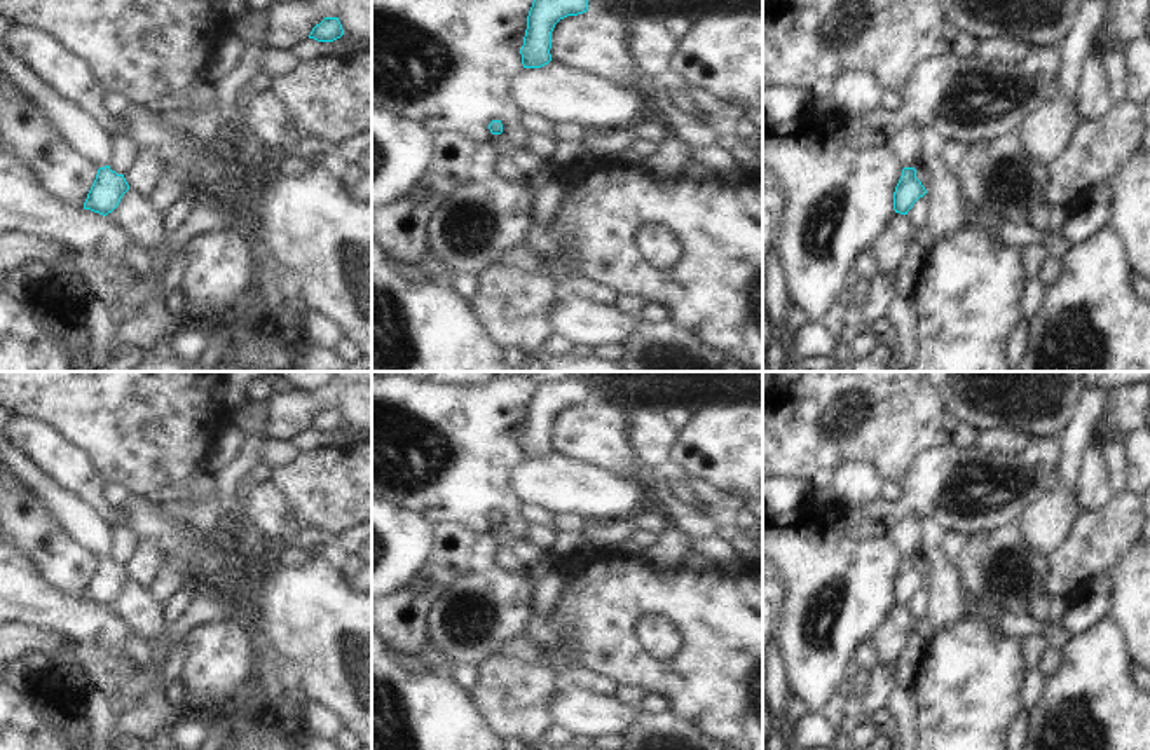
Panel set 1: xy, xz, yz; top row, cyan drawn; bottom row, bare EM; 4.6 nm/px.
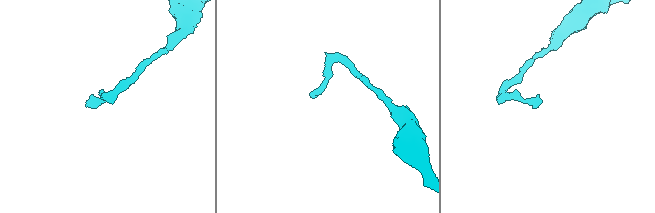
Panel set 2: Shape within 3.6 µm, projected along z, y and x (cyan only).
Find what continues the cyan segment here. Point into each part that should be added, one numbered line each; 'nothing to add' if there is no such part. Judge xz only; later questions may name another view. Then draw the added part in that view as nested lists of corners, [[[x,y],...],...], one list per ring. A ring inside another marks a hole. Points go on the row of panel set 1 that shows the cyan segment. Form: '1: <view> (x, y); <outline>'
nothing to add

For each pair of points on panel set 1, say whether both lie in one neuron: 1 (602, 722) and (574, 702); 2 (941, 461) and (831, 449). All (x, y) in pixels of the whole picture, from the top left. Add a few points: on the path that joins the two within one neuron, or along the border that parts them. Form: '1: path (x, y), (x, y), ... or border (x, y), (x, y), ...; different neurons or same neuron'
1: path (595, 715), (581, 709); same neuron
2: border (950, 442), (927, 449), (899, 482); different neurons

